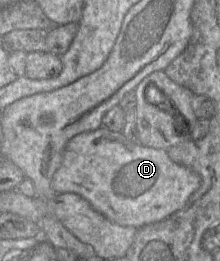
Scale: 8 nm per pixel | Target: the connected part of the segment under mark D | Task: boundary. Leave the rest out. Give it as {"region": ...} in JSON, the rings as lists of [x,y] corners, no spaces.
{"region":[[[105,127],[74,136],[64,148],[62,161],[53,175],[54,194],[74,193],[110,221],[121,226],[140,228],[162,221],[180,210],[200,186],[200,177],[190,168],[172,161],[168,151],[143,146],[128,140],[122,132]]]}

